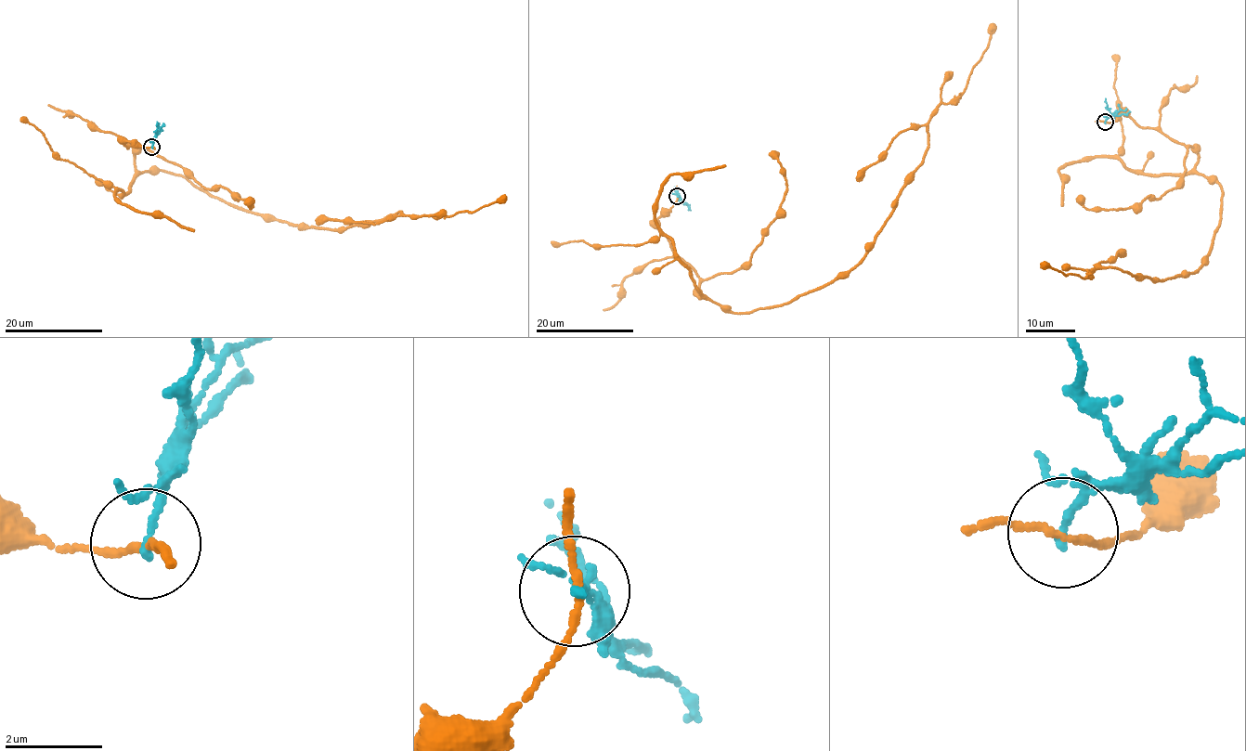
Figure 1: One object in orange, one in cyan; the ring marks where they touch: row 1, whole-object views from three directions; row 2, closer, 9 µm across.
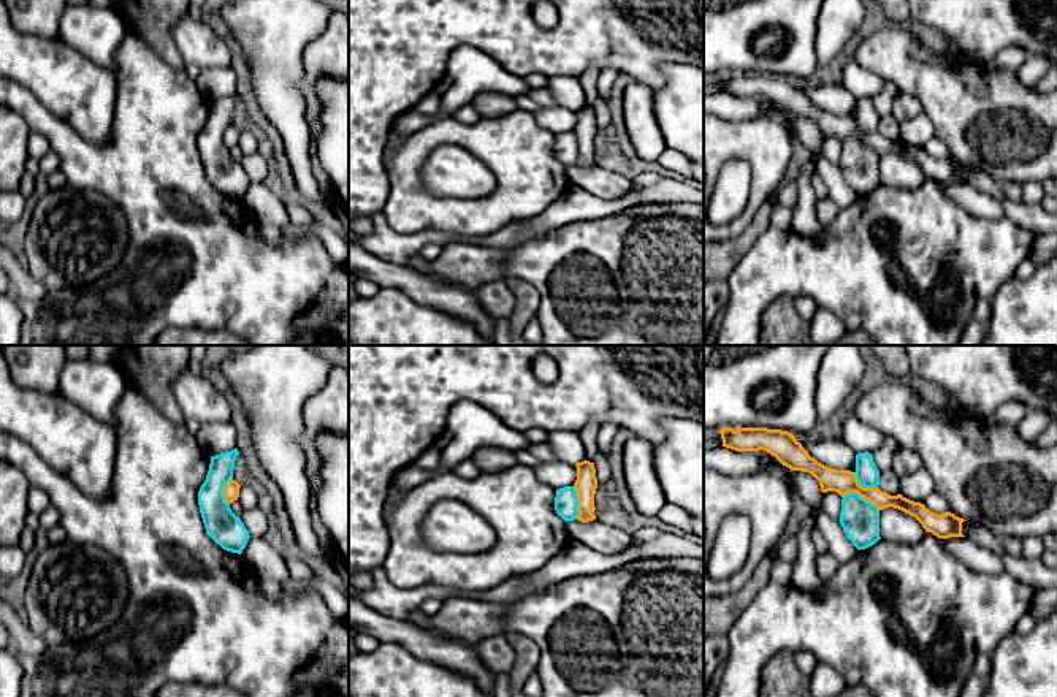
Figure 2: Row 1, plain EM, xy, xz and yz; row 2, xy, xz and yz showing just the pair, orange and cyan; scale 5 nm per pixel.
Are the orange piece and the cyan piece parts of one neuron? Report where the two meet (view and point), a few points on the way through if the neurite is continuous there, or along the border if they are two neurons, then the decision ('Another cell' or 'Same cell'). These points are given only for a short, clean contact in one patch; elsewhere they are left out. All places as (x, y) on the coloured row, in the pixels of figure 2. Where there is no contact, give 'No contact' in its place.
Touches orange at yz (861, 496). Boundary: yz (842, 496), (858, 493), (878, 510). Another cell

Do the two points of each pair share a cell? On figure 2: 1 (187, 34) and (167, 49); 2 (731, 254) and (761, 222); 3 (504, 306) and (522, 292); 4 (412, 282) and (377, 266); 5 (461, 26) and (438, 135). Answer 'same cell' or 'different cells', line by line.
1: different cells
2: same cell
3: different cells
4: same cell
5: different cells

